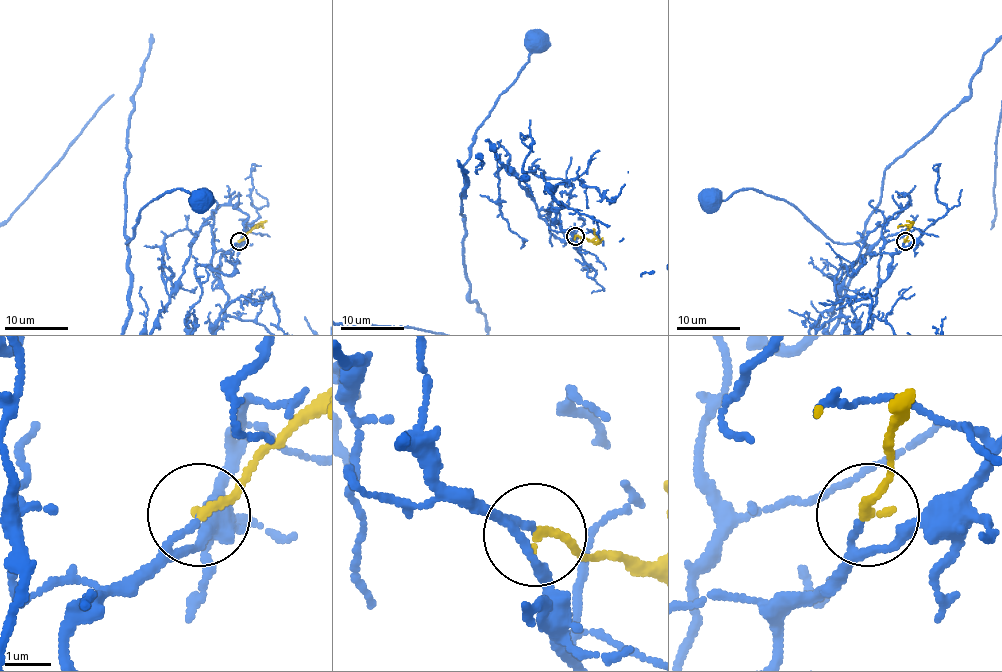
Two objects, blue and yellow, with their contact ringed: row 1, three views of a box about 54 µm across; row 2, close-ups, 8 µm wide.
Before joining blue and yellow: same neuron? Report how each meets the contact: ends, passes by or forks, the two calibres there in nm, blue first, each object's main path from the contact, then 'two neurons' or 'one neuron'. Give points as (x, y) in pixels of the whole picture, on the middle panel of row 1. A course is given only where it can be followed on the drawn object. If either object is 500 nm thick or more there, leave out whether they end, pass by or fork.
blue ends | yellow ends | 130/200 nm | yellow via (574, 236), (598, 242), (603, 238) | one neuron

